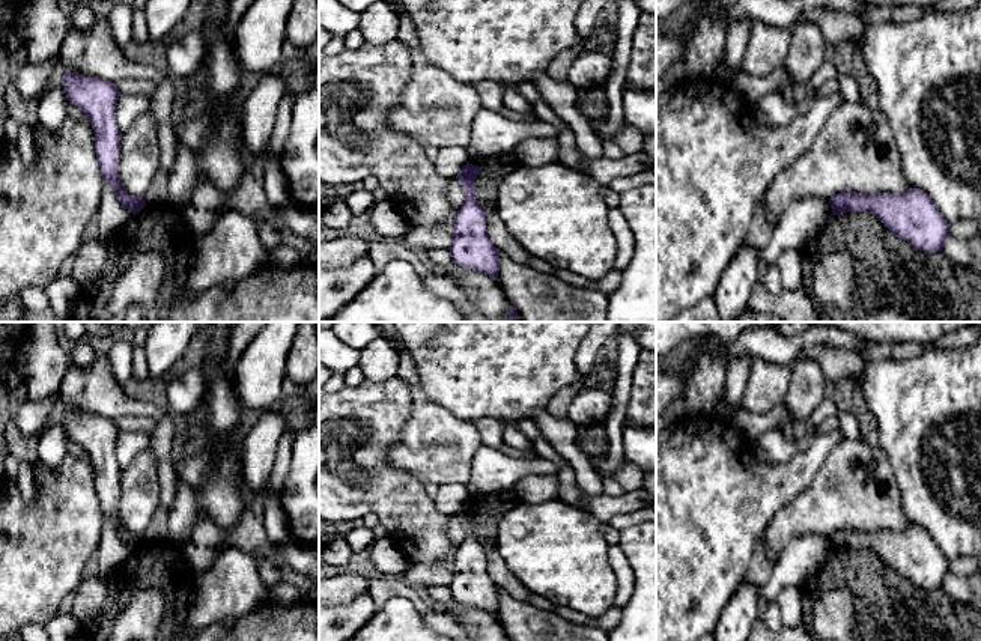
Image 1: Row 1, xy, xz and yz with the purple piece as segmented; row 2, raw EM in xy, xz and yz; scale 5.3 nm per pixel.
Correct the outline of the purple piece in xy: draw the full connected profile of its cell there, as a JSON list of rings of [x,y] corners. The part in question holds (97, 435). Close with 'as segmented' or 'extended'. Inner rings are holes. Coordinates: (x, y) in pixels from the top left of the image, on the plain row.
[[[63,406],[68,438],[80,445],[95,468],[95,489],[101,503],[101,513],[105,516],[117,537],[132,551],[138,551],[144,545],[143,534],[129,533],[120,522],[119,516],[119,488],[122,469],[116,460],[116,439],[120,429],[116,421],[101,415],[74,412]]] | as segmented

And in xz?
[[[468,500],[456,513],[466,536],[456,551],[450,591],[454,602],[483,609],[498,618],[500,587],[487,573],[487,551],[475,534],[475,516],[480,509],[481,504]]] | as segmented

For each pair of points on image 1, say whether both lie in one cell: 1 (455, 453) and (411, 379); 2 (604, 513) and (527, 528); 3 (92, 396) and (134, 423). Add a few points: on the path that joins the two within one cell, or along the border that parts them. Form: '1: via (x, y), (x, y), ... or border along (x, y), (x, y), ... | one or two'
1: via (437, 435), (429, 428), (419, 397) | one
2: border along (583, 506), (602, 522) | two
3: border along (115, 419), (137, 416), (155, 420) | two

